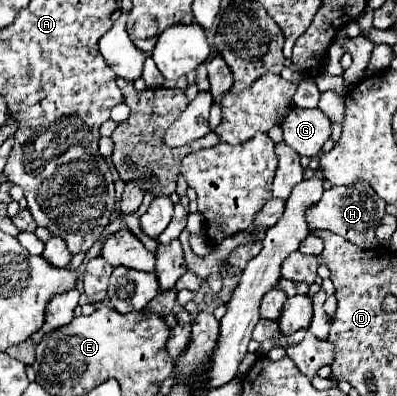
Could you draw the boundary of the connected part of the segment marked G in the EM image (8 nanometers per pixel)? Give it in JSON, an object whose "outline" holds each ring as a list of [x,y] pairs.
{"outline":[[[290,109],[284,123],[284,141],[304,157],[314,157],[332,133],[330,119],[320,109]]]}

